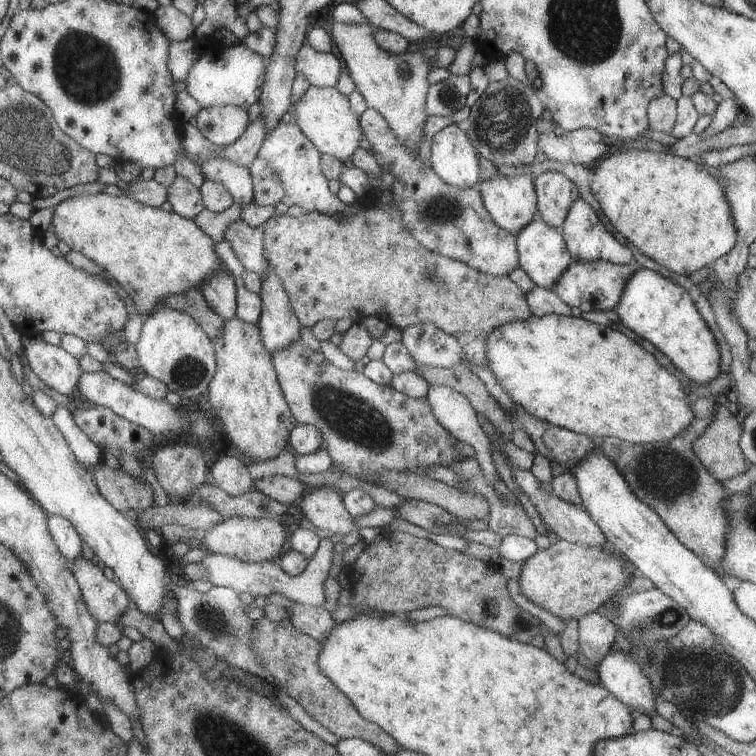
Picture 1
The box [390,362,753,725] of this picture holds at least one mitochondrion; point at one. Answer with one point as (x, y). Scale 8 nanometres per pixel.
(709, 686)

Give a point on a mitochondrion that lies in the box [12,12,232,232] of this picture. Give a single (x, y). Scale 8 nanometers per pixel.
(86, 67)

